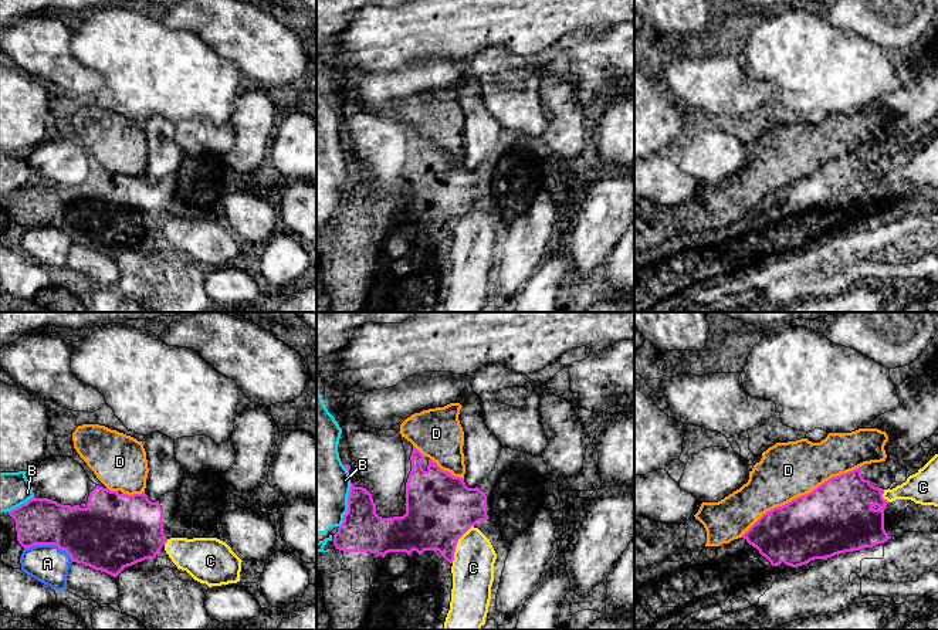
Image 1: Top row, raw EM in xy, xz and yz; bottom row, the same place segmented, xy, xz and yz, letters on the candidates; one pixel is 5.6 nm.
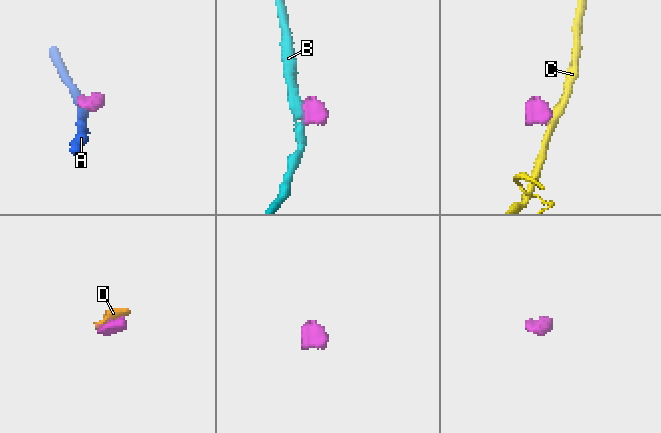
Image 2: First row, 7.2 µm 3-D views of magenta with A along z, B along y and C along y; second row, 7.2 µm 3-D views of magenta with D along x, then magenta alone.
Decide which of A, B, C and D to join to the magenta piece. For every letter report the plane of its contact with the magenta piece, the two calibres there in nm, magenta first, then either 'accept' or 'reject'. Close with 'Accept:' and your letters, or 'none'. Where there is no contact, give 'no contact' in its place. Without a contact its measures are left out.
A: xy | 320/220 nm | reject
B: xz | 240/380 nm | reject
C: xz | 400/240 nm | reject
D: yz | 400/320 nm | reject
Accept: none

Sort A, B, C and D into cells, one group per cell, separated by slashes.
A / B / C / D

